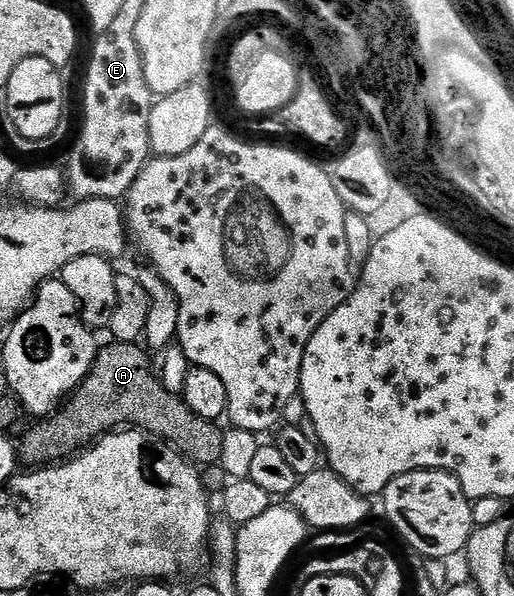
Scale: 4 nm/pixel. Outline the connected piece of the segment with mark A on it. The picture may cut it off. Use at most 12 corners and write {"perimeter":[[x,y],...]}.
{"perimeter":[[141,343],[99,347],[21,465],[71,459],[130,425],[217,465],[223,429],[169,393]]}

